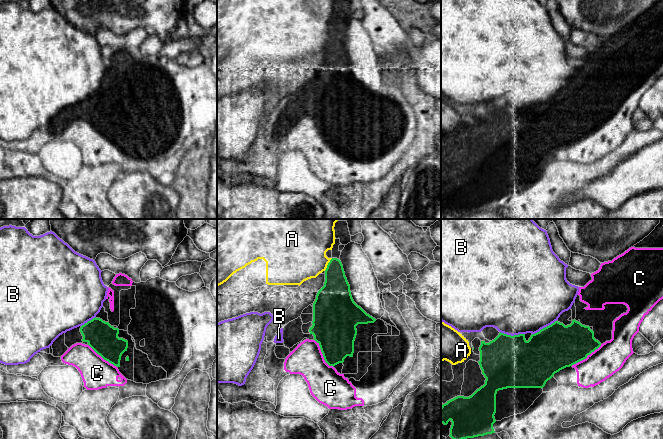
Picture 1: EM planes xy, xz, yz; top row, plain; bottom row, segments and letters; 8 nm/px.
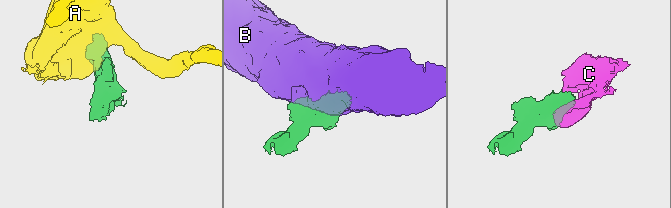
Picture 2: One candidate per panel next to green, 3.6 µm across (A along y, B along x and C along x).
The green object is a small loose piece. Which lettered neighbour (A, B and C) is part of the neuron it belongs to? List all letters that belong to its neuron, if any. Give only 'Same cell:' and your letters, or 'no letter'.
Same cell: C

